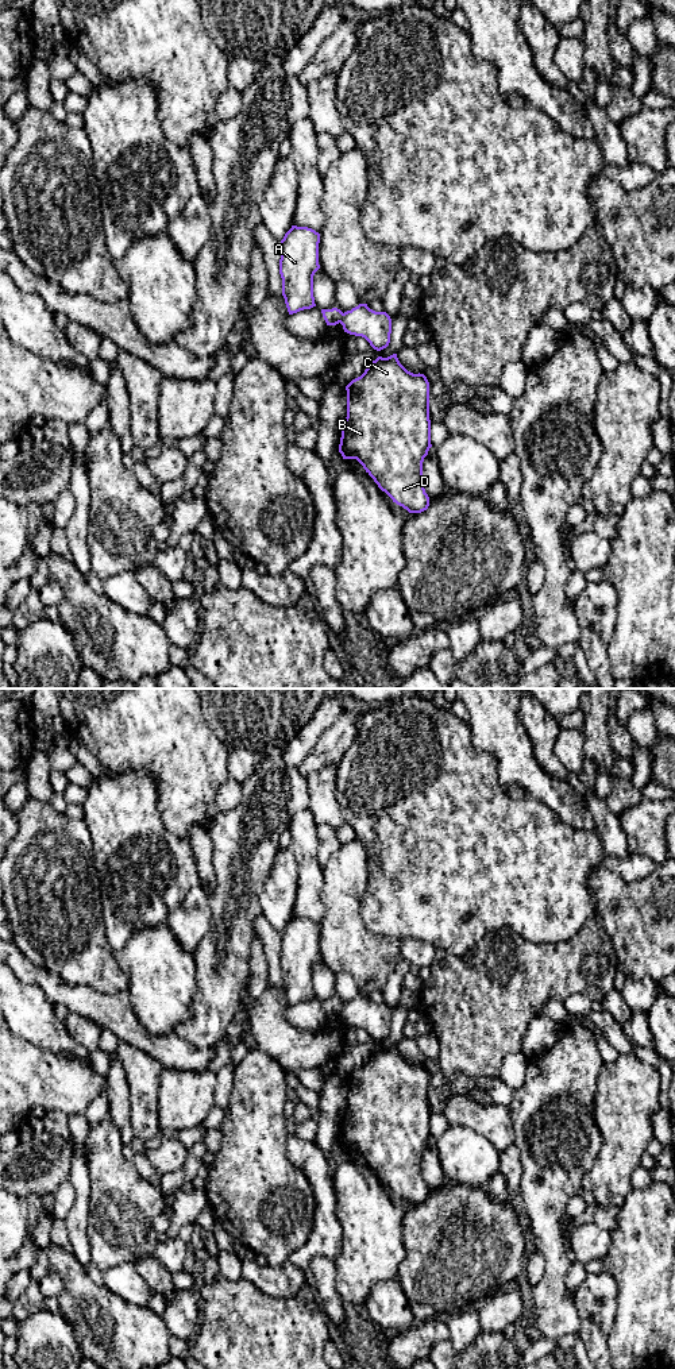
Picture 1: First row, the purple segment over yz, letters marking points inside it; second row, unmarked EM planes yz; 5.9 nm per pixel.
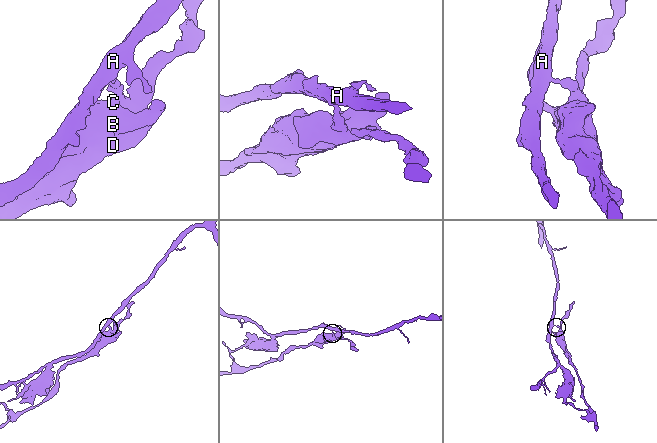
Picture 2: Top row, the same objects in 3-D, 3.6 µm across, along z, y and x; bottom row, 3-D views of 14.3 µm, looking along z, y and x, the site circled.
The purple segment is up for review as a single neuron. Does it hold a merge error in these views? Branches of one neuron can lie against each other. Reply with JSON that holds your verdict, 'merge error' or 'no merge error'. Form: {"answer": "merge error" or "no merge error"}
{"answer": "merge error"}

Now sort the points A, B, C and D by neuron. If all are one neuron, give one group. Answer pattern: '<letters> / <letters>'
A / B C D

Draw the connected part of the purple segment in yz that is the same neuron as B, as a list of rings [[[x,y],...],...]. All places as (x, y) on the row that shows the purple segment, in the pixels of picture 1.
[[[393,354],[373,360],[346,390],[347,417],[339,444],[343,459],[356,459],[378,487],[409,513],[427,510],[429,497],[423,483],[423,462],[432,447],[427,377],[408,371]]]

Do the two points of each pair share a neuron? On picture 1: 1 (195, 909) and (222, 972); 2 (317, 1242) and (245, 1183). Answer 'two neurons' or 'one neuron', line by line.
1: two neurons
2: two neurons

